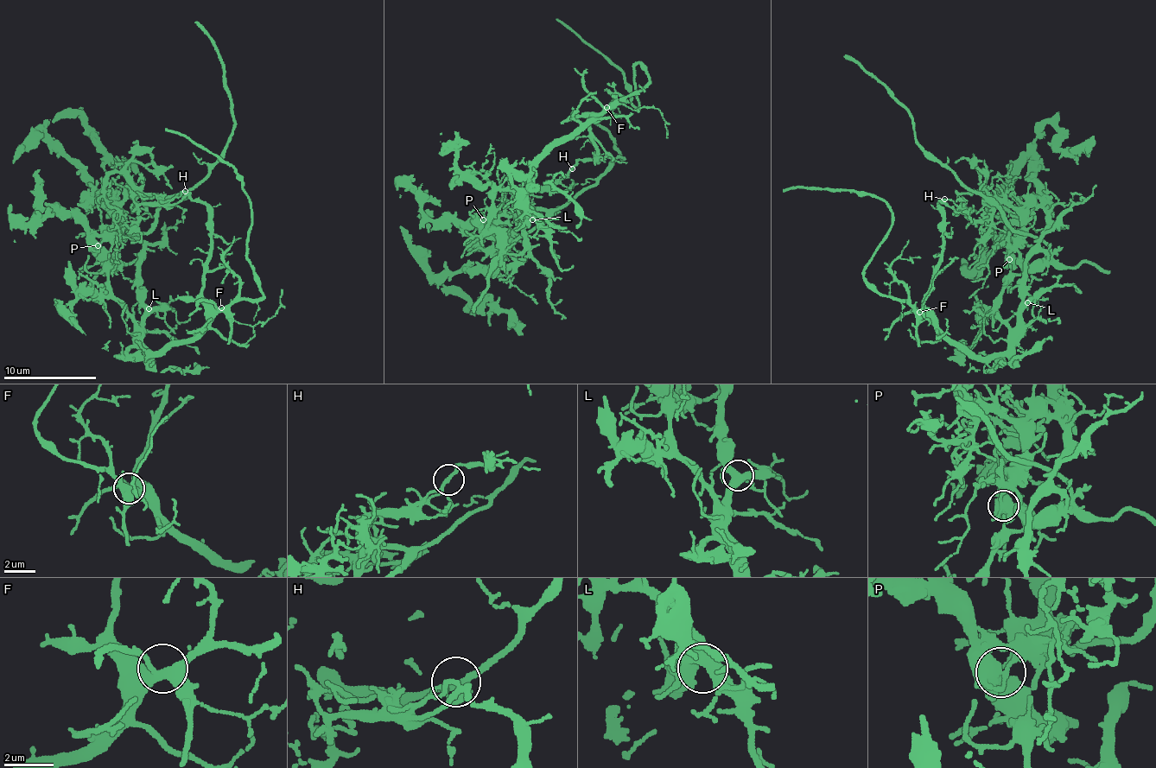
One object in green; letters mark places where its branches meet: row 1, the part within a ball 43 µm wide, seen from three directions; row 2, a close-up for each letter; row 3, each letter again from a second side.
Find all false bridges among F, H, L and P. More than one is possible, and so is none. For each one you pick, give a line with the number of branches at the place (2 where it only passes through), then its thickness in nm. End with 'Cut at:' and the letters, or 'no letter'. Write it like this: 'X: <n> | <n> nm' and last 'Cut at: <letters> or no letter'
H: 3 | 170 nm
P: 4 | 440 nm
Cut at: H, P

